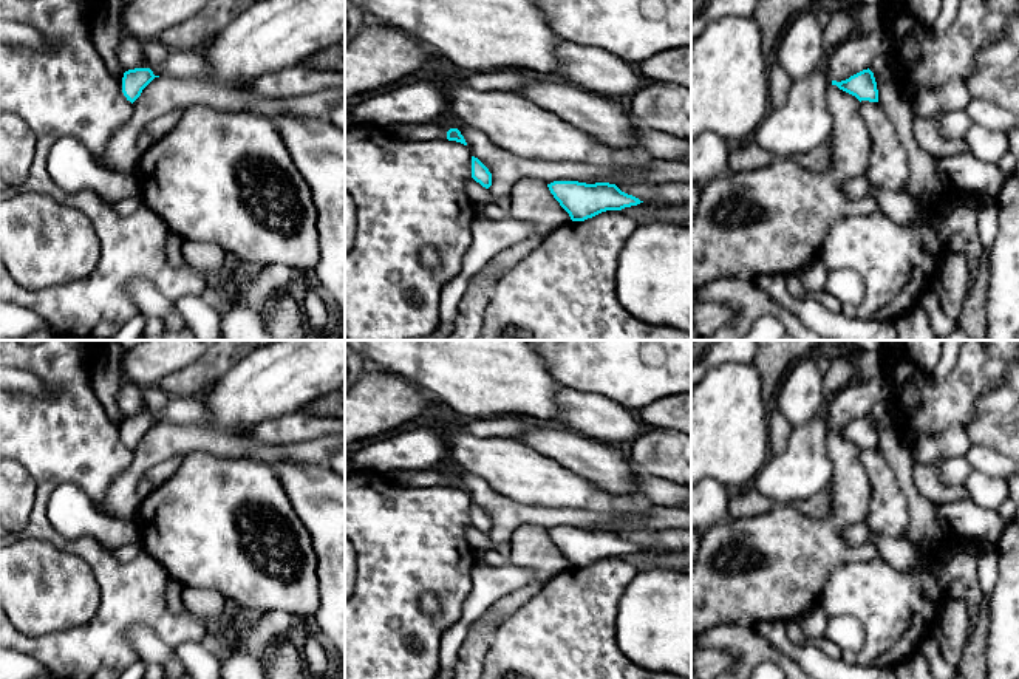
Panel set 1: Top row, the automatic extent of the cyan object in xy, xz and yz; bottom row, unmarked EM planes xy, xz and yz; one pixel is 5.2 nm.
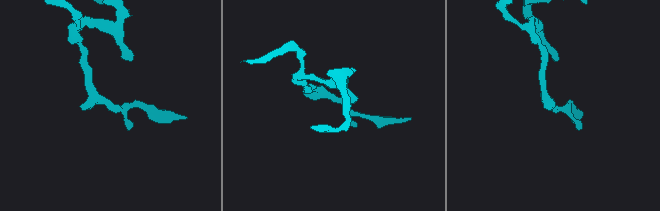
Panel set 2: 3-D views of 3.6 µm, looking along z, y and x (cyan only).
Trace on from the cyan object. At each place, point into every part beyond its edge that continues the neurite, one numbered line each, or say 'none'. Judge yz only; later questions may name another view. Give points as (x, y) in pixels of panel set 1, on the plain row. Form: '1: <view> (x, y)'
none

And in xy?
none

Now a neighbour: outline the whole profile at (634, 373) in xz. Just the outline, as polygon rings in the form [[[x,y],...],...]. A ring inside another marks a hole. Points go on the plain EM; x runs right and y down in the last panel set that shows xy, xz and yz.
[[[532,340],[532,346],[561,385],[603,394],[636,411],[657,399],[691,393],[691,340]]]

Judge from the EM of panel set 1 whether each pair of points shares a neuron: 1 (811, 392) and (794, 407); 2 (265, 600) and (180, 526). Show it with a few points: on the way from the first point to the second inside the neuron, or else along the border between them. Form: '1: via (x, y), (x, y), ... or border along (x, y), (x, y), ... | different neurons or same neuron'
1: via (806, 395), (798, 402) | same neuron
2: via (243, 579), (201, 537) | same neuron

